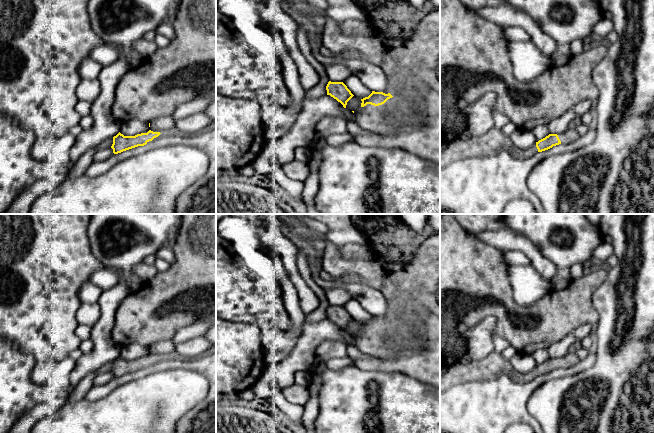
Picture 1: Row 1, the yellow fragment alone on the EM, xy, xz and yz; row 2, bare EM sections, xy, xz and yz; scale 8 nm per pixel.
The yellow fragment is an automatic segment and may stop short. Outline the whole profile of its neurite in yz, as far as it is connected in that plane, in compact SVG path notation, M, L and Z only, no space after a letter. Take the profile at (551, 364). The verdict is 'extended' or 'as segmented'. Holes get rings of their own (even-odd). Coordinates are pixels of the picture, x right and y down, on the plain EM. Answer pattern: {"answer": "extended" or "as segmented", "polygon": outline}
{"answer": "extended", "polygon": "M571 348L567 354L560 358L549 358L545 362L539 364L534 369L527 373L518 373L513 371L511 378L519 383L532 381L537 376L542 376L559 368L569 368L578 363L579 359L576 355L576 350Z"}

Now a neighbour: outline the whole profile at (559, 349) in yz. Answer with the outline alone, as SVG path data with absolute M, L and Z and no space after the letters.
M589 323L578 326L570 332L565 338L550 346L548 350L549 358L560 358L567 354L573 345L582 341L586 336L590 335L592 325Z

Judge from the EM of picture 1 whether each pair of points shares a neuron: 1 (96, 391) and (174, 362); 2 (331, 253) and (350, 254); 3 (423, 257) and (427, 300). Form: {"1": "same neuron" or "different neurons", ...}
{"1": "same neuron", "2": "different neurons", "3": "same neuron"}

